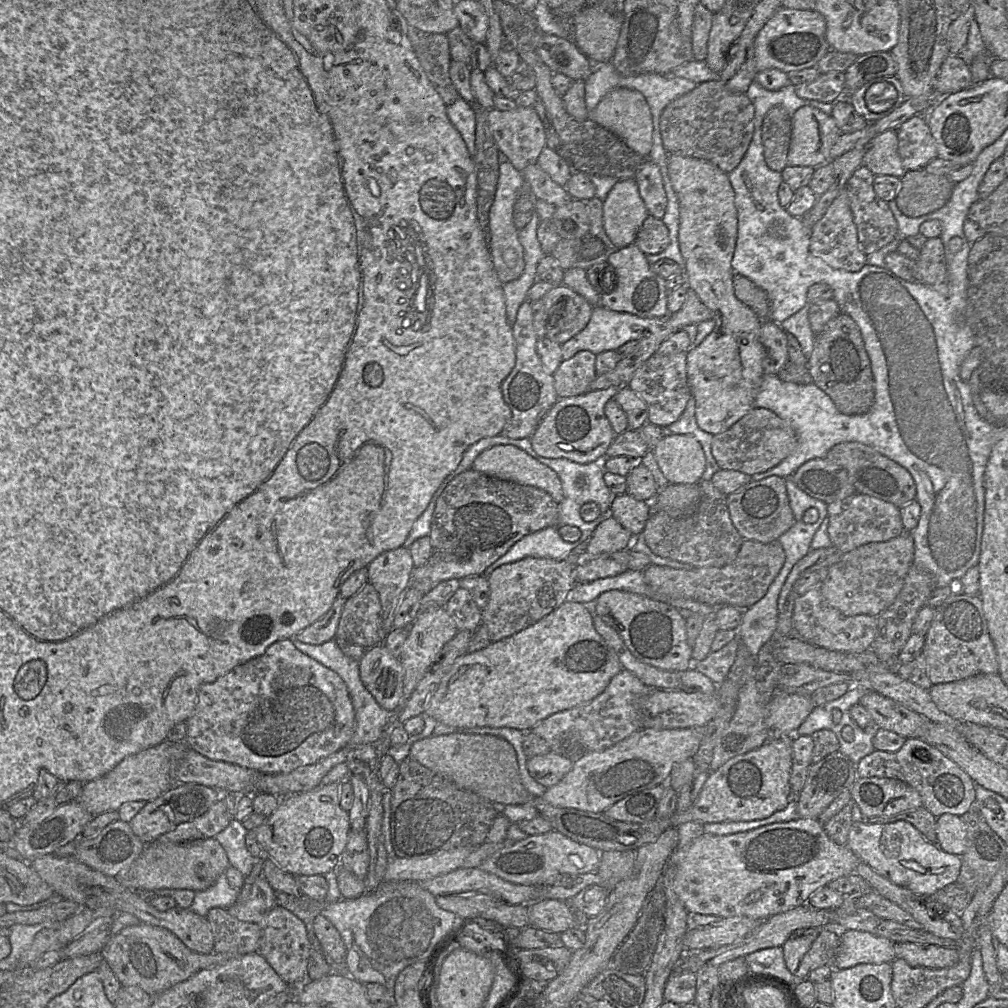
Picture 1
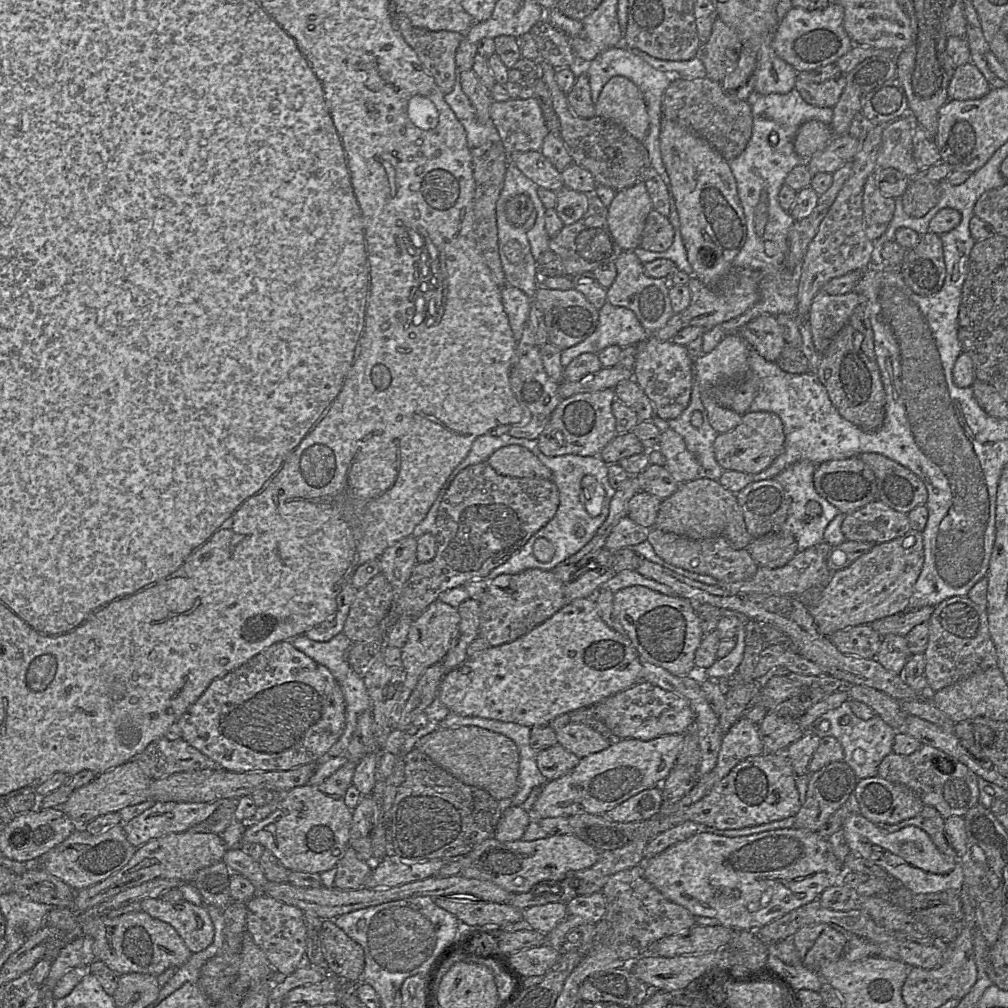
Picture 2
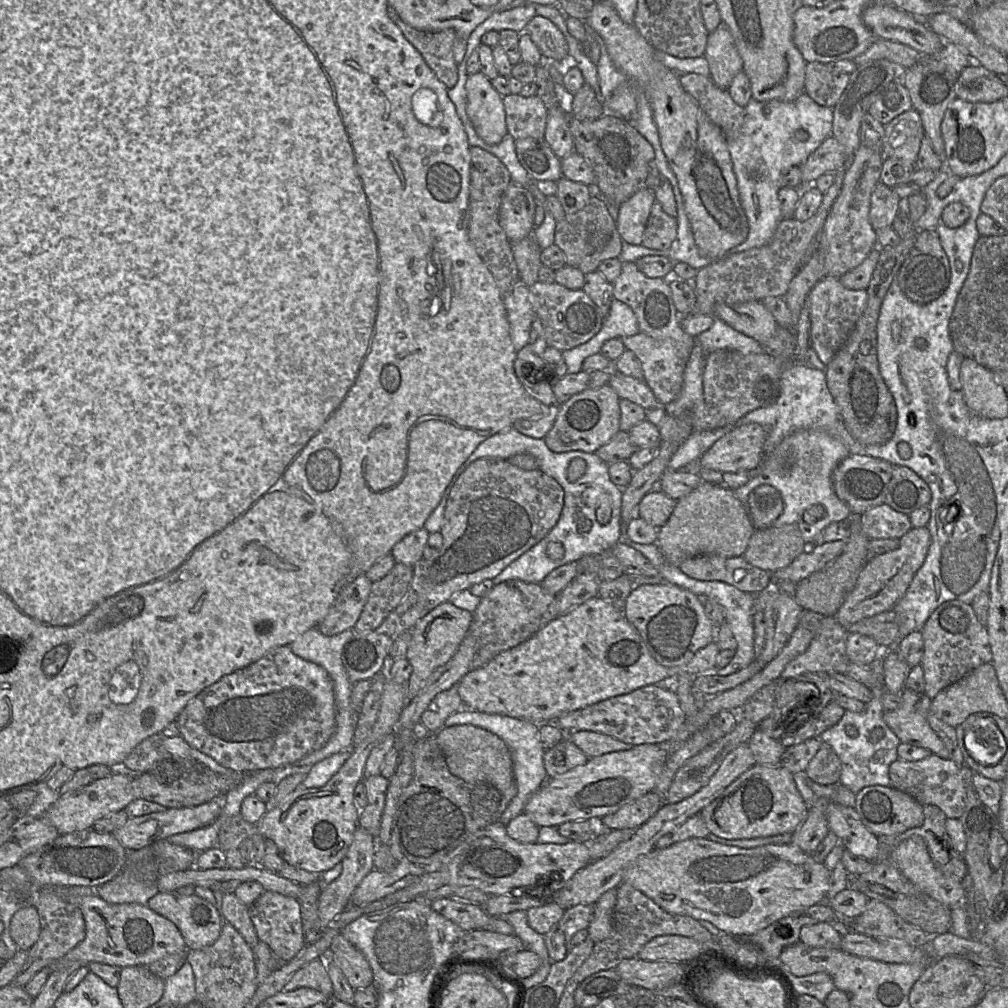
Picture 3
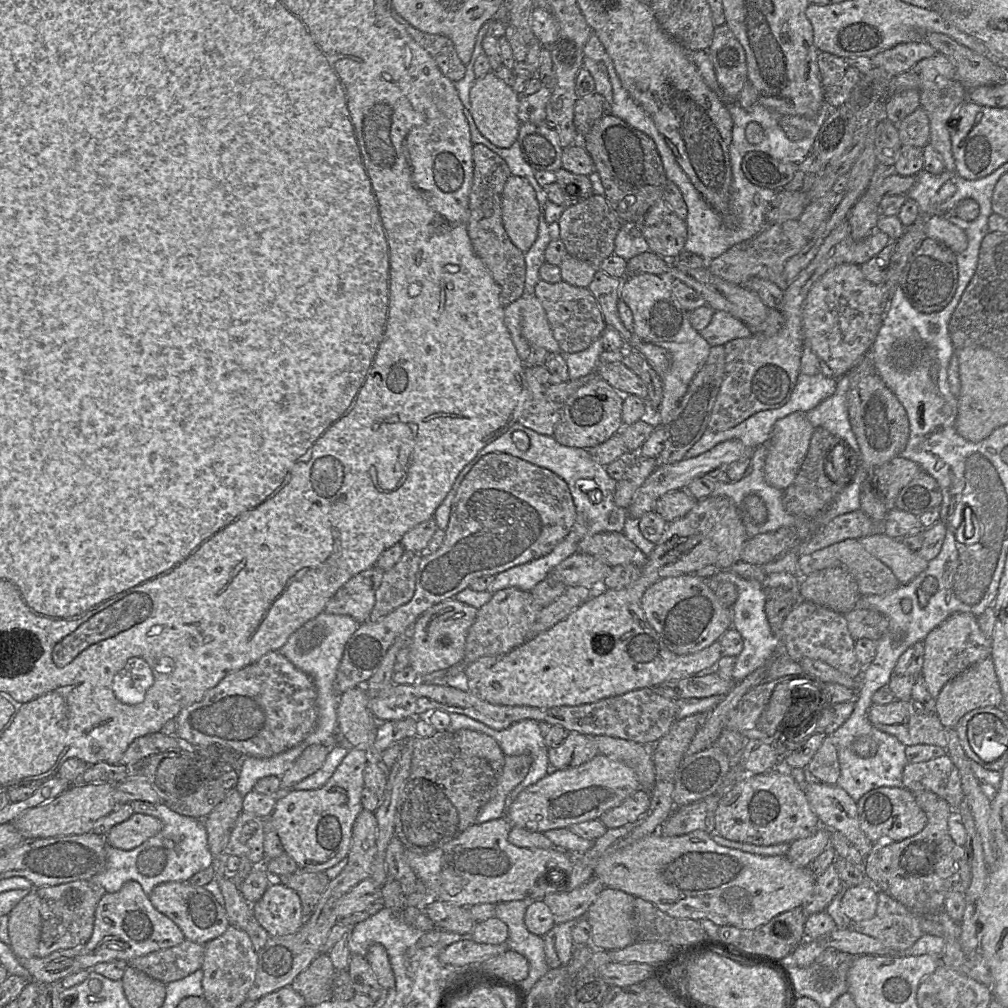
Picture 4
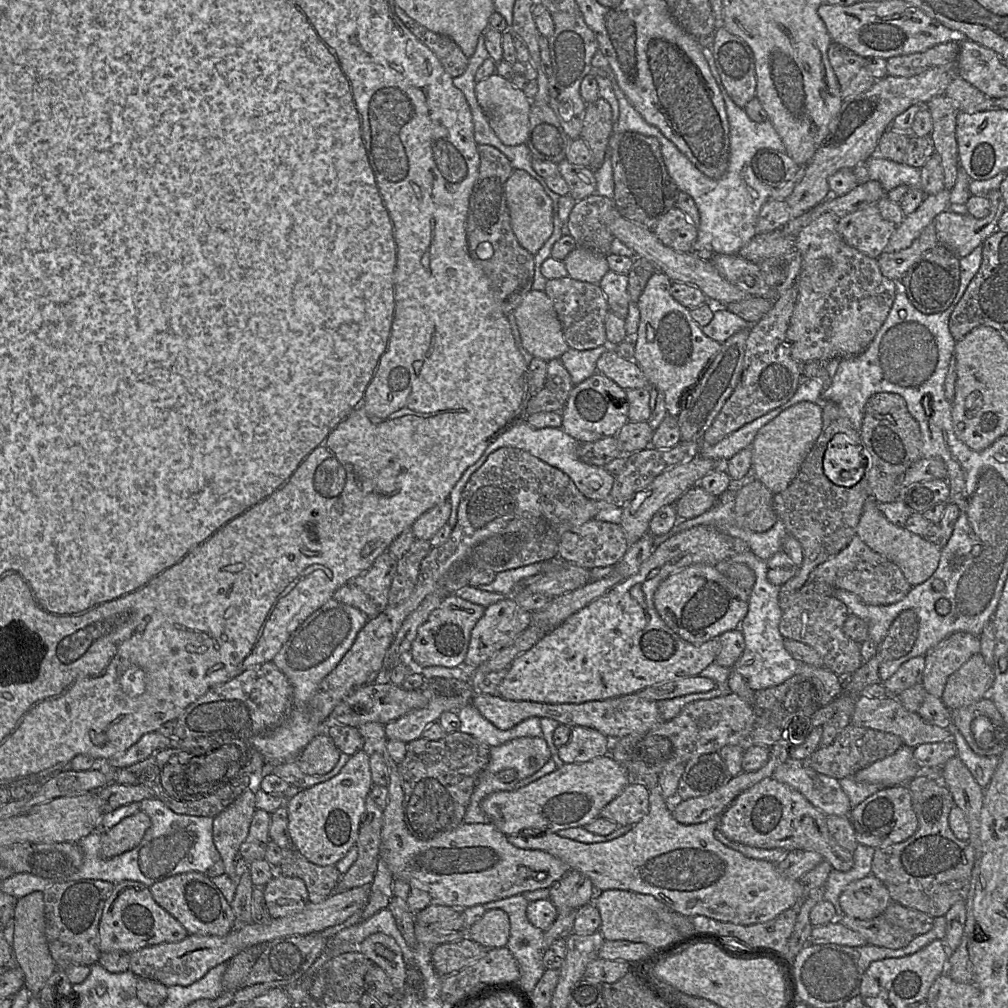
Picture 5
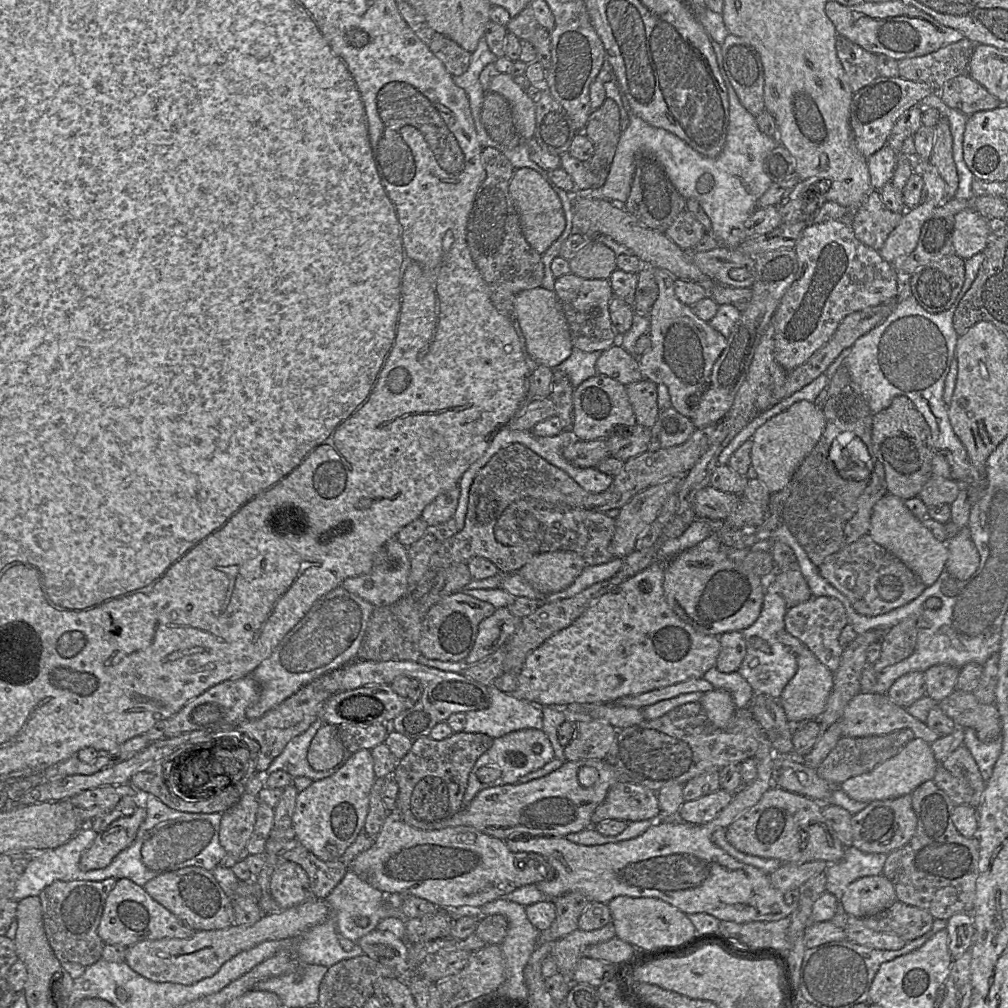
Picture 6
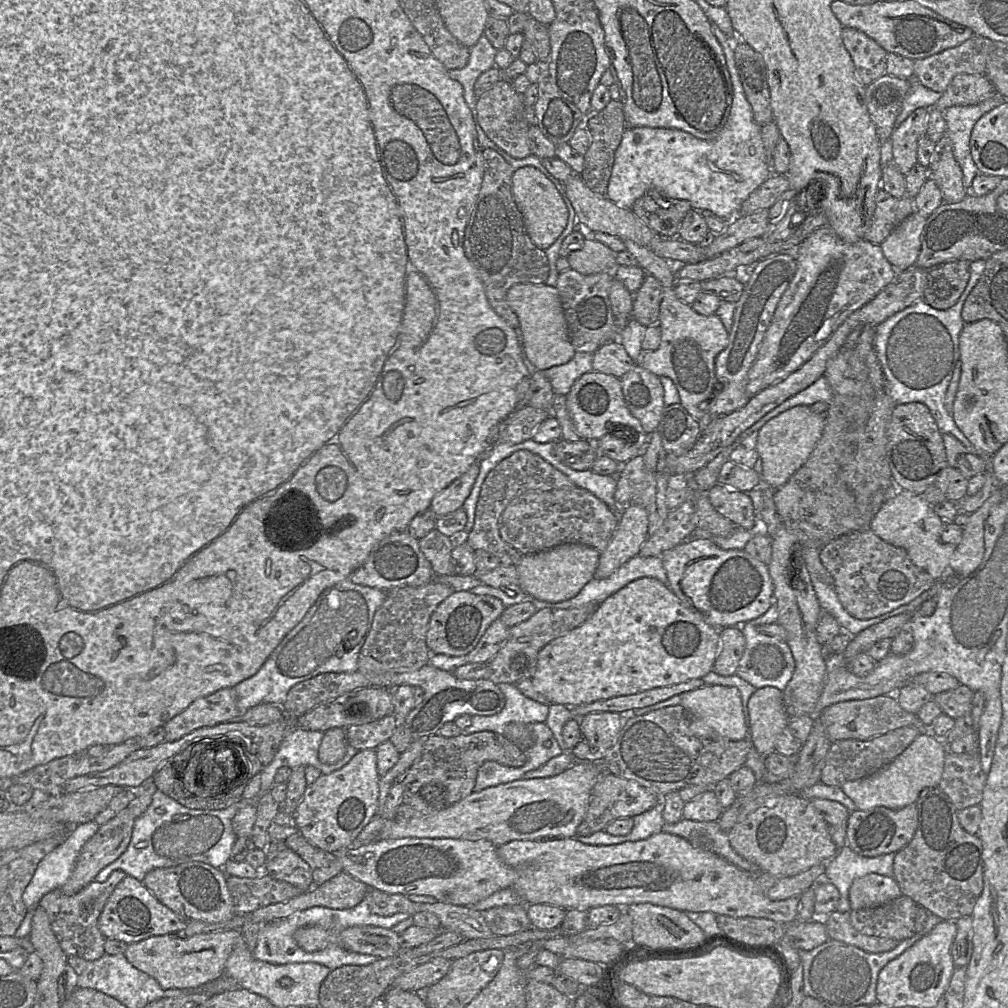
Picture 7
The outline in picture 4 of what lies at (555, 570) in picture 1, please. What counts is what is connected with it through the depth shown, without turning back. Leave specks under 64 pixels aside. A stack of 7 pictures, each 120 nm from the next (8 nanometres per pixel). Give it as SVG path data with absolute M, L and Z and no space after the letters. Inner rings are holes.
M509 587L493 593L491 599L478 609L476 619L468 629L464 651L466 664L484 656L501 657L523 644L541 608L530 591Z

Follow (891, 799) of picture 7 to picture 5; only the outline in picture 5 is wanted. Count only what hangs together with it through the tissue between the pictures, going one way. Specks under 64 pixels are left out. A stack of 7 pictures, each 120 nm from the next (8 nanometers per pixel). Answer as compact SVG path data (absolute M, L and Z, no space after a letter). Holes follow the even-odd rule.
M902 746L896 753L859 770L854 778L859 782L885 787L907 785L922 773L913 756L913 748Z

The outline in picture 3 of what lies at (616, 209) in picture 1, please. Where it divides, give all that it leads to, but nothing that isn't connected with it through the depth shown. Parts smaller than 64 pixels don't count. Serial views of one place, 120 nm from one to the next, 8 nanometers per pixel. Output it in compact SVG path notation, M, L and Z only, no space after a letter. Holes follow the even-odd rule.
M642 189L618 207L617 231L623 242L641 245L652 205L654 192Z

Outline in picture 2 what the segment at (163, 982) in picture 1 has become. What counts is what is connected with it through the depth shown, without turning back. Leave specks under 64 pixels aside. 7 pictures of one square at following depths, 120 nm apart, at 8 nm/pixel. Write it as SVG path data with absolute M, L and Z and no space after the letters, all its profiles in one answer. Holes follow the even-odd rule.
M144 911L114 918L81 918L81 928L83 935L89 935L94 940L93 953L96 959L119 975L138 972L159 976L170 967L181 967L192 955L173 926Z

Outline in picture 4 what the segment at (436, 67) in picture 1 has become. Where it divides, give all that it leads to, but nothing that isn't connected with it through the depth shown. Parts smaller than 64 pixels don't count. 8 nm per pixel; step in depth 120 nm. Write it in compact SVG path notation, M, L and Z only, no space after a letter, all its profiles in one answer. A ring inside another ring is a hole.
M391 9L391 13L392 17L406 29L409 35L434 58L444 76L453 82L463 78L465 65L458 57L450 38L420 31L410 25L395 10Z

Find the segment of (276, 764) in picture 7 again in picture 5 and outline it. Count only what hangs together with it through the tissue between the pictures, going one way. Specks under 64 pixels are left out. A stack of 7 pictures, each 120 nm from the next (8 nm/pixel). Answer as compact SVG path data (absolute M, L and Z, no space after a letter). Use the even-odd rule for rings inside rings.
M341 752L337 764L331 771L324 775L304 774L300 770L297 764L297 760L272 766L268 769L268 771L282 778L289 785L295 786L299 789L305 789L321 782L327 781L337 775L345 765L345 763L349 760L349 757L350 755Z

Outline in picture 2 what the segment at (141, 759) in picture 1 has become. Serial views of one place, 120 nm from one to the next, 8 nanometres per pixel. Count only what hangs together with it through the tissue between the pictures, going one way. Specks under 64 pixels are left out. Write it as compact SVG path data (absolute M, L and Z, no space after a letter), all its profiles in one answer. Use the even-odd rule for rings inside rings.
M136 759L96 776L90 783L76 789L68 800L59 806L77 828L85 826L98 816L118 812L121 809L150 799L152 779L147 776Z

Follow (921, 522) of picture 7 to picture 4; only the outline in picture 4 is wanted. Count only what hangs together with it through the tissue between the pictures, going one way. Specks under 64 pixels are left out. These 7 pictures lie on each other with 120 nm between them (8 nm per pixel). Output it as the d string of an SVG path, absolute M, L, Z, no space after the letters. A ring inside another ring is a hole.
M885 533L864 536L858 541L866 551L890 568L900 584L911 582L928 566L929 561L921 557L918 551Z

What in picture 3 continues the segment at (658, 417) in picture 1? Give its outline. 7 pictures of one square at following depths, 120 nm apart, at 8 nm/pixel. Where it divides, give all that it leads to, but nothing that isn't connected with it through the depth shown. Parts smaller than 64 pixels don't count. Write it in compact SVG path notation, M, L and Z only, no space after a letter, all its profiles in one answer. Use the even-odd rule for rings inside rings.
M638 332L632 336L625 336L621 339L625 349L634 352L639 359L643 371L643 381L652 390L658 404L665 406L674 401L682 390L686 363L686 360L680 357L674 343L655 339L642 332Z

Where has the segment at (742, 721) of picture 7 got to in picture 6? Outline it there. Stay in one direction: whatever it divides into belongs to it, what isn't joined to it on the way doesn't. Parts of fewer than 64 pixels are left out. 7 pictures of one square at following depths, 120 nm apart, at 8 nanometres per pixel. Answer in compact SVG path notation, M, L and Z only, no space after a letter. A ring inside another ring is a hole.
M713 689L704 693L699 702L711 724L719 729L728 728L736 706L727 691Z

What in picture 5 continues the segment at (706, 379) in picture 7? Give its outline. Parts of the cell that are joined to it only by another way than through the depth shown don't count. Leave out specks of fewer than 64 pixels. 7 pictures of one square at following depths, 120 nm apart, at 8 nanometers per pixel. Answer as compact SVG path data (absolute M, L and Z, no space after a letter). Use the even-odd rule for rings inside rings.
M656 271L648 280L636 305L639 309L639 326L634 339L633 361L646 377L650 388L661 392L667 414L677 417L683 406L685 395L698 383L705 370L718 354L721 343L707 337L691 317L690 310L676 301L671 295L672 280L663 272Z

